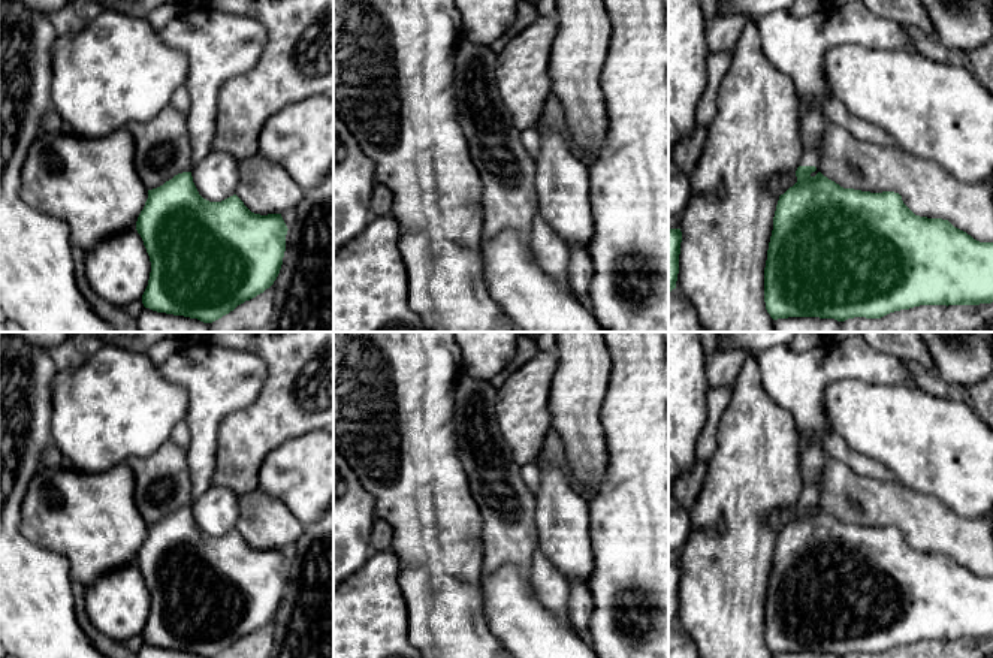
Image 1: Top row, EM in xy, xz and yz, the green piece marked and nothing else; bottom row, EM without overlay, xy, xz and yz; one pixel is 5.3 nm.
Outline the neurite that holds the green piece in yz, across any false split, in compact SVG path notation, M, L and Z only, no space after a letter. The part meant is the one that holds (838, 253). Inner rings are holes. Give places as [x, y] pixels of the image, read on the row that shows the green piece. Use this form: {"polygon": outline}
{"polygon": "M861 0L849 1L843 6L821 4L821 7L808 16L794 16L791 10L779 10L767 13L757 21L758 34L761 42L761 51L766 58L782 73L788 75L800 96L800 141L802 141L802 159L800 166L796 170L797 182L790 187L784 194L779 196L775 217L773 230L767 250L767 260L764 268L764 302L766 310L773 320L788 319L788 317L820 317L820 319L834 319L837 322L845 322L854 317L866 319L881 319L890 313L909 310L920 305L980 305L993 302L993 242L980 242L974 239L966 232L954 227L948 220L942 218L927 218L915 215L902 200L902 196L894 191L870 193L854 188L843 188L834 181L818 172L815 176L811 173L817 170L820 164L818 148L821 145L821 138L824 133L826 123L828 121L826 114L826 102L833 97L830 84L824 73L824 58L827 52L837 46L863 46L872 49L909 49L915 51L908 39L908 34L902 24L879 16L870 12Z"}

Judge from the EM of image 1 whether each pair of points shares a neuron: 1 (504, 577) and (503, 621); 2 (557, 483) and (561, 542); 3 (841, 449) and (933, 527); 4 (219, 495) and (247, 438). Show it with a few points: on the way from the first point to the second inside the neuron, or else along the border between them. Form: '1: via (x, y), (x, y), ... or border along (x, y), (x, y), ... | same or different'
1: via (504, 588), (504, 610) | same
2: via (557, 498), (561, 527) | same
3: border along (845, 462), (860, 474), (892, 480), (899, 485) | different
4: border along (213, 483), (226, 486), (238, 497) | different

